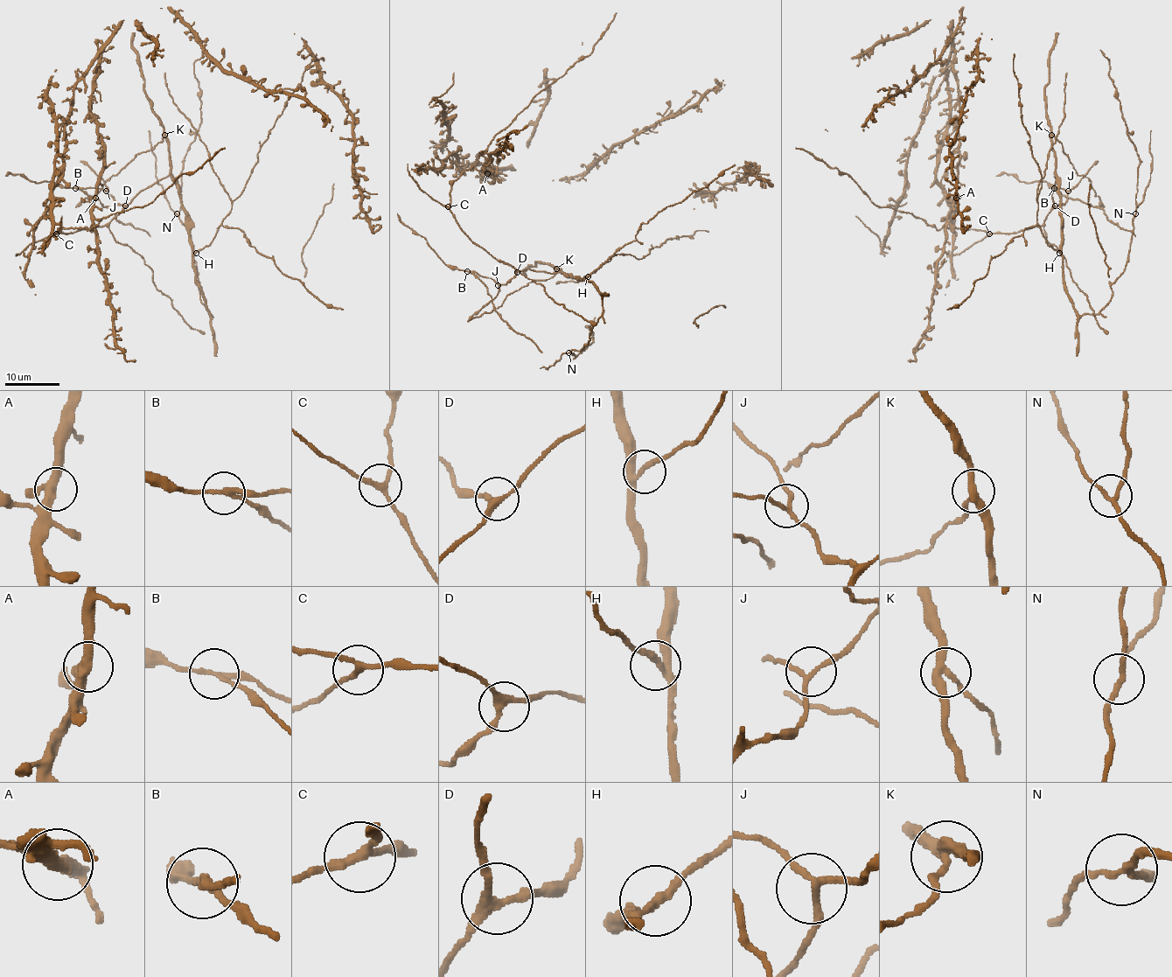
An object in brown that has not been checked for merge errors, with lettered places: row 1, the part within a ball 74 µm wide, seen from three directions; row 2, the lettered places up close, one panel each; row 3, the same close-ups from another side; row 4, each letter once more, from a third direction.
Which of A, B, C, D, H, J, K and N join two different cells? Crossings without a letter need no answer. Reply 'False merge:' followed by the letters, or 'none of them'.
False merge: B, K

